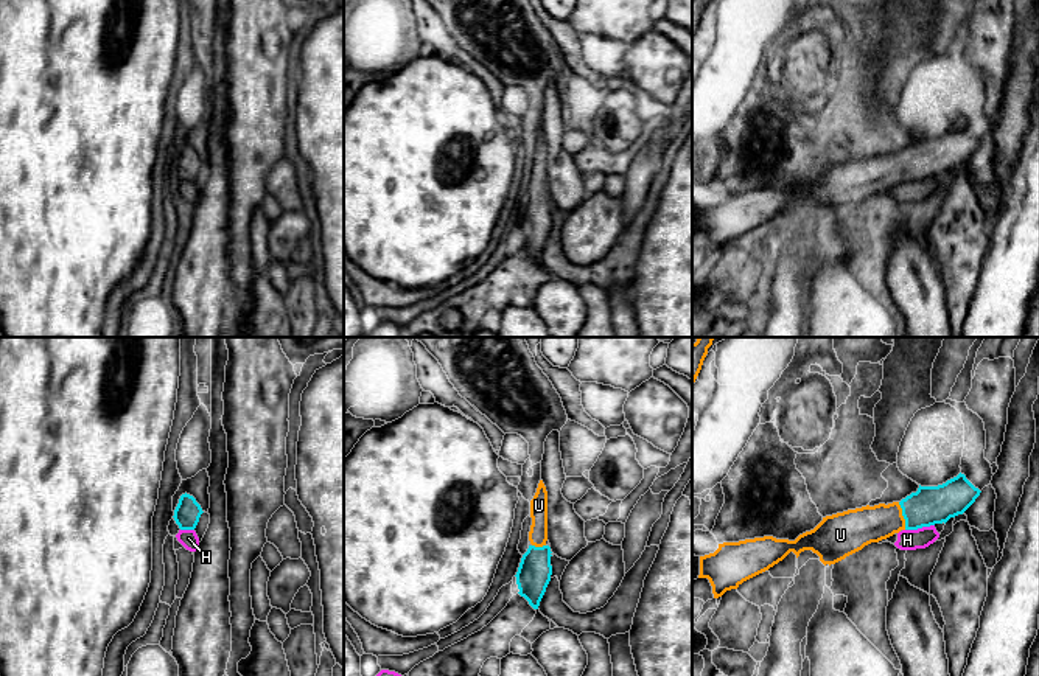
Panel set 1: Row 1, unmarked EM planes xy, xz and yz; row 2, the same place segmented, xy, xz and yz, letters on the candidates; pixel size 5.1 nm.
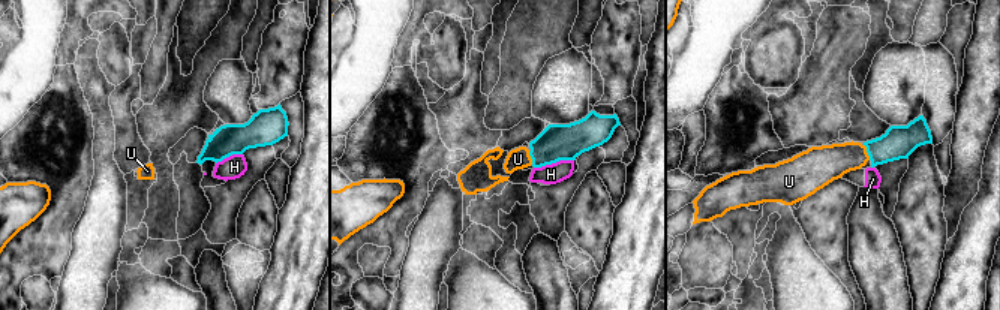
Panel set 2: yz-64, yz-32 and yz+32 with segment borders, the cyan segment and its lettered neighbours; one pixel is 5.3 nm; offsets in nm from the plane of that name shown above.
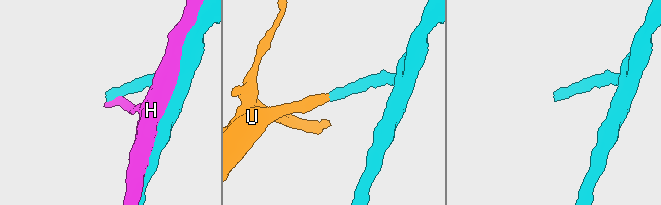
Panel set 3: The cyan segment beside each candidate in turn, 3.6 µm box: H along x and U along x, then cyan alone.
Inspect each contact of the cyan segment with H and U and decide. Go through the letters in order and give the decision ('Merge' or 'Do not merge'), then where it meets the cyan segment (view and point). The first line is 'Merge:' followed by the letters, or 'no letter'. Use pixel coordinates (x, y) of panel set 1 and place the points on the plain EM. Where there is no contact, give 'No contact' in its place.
Merge: U
H: Do not merge. Touches cyan at yz (920, 179)
U: Merge. Touches cyan at yz (902, 167)

